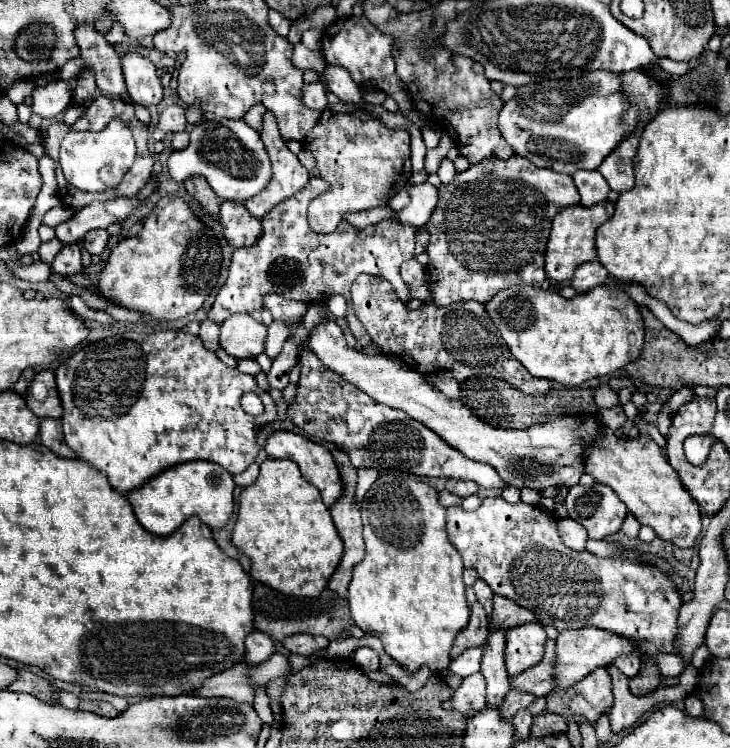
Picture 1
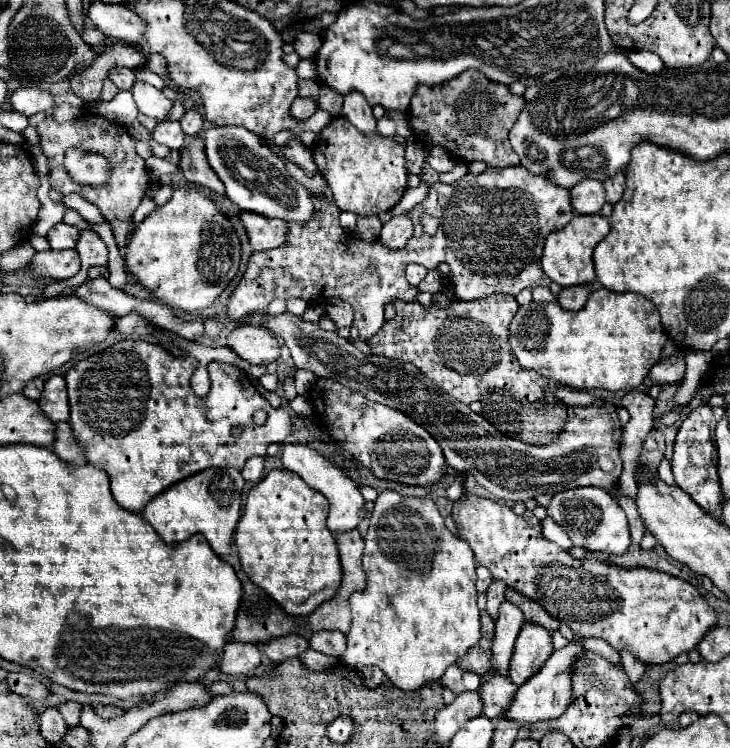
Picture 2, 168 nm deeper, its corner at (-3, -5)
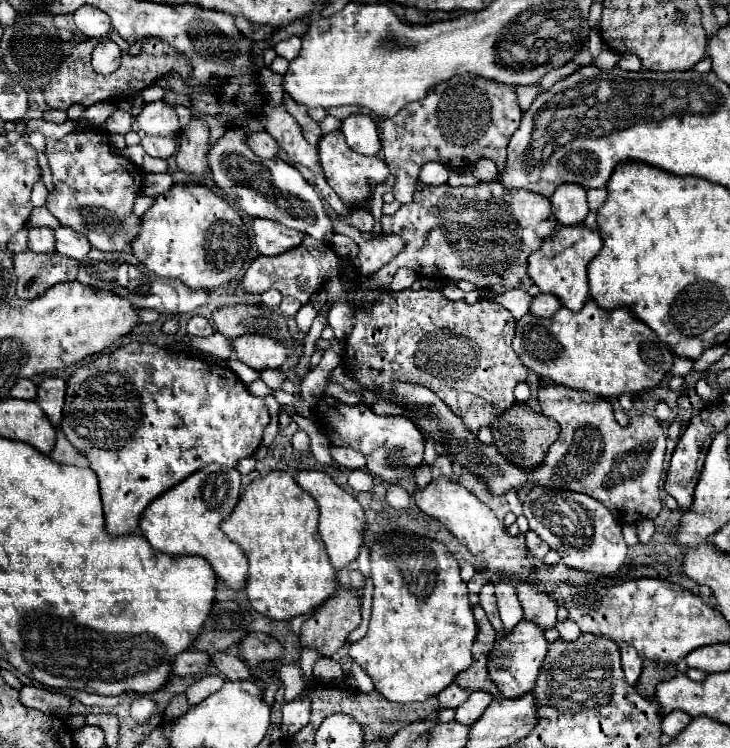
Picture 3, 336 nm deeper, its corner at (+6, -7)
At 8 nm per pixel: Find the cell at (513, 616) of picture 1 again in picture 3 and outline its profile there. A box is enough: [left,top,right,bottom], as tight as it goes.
[514,583,556,631]

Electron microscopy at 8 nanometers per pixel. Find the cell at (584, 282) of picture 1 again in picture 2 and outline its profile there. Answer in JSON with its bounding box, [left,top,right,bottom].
[557,285,589,311]

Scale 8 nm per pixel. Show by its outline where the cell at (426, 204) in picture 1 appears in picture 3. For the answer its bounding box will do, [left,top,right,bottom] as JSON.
[328,215,404,277]

